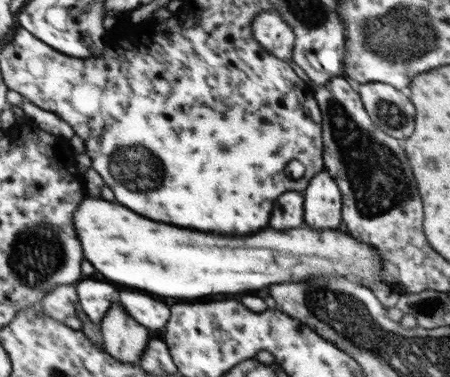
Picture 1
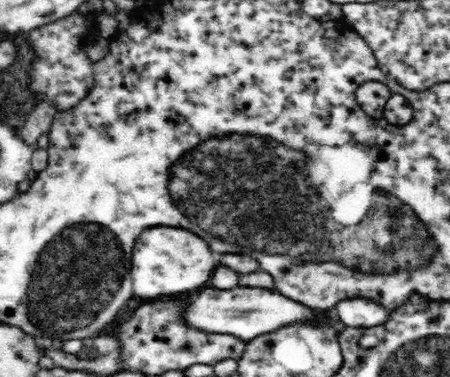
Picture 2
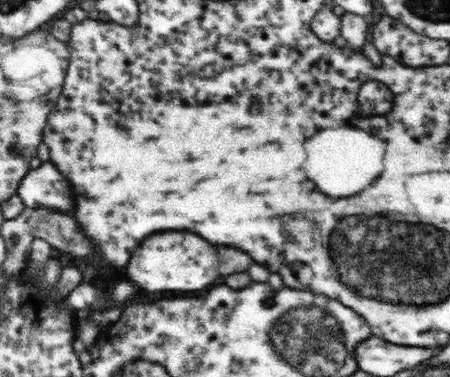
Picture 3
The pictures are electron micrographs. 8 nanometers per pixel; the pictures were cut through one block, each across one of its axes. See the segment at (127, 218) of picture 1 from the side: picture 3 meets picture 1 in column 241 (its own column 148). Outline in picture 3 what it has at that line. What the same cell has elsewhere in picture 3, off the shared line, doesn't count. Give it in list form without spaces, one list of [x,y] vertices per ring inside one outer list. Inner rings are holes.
[[[190,232],[152,234],[138,250],[134,250],[126,270],[128,276],[148,292],[202,290],[218,278],[218,252],[216,246]]]

